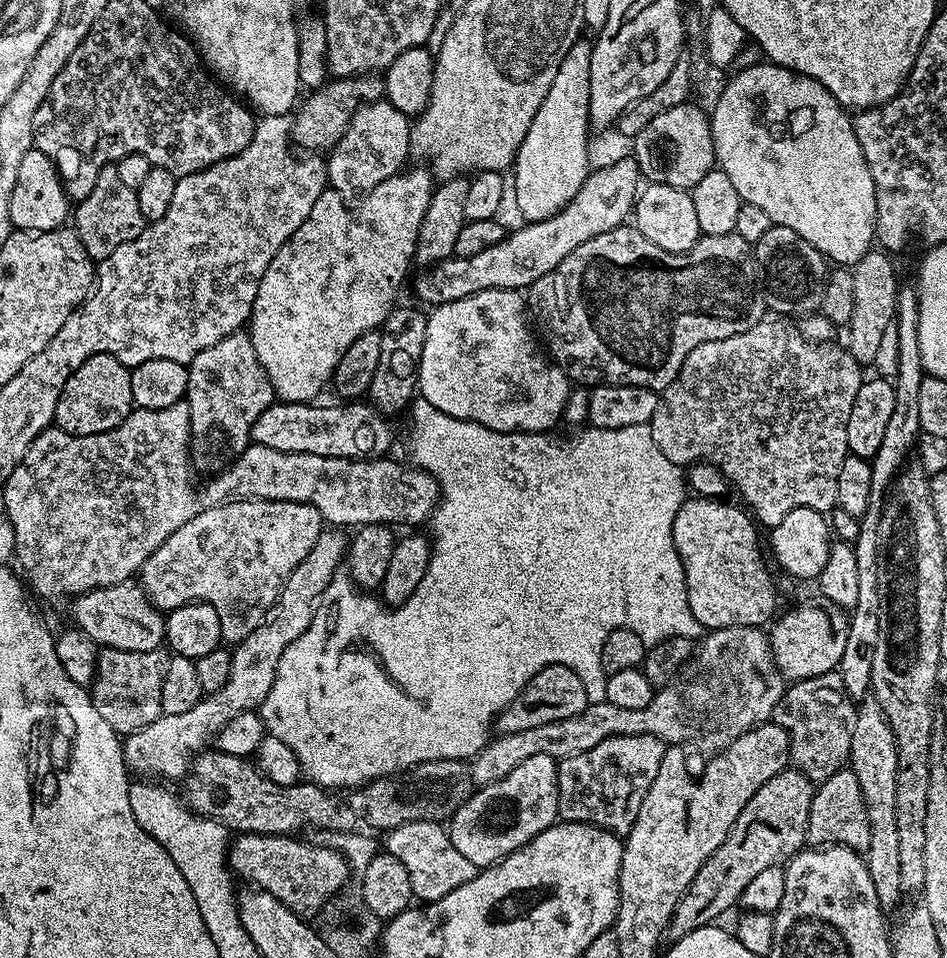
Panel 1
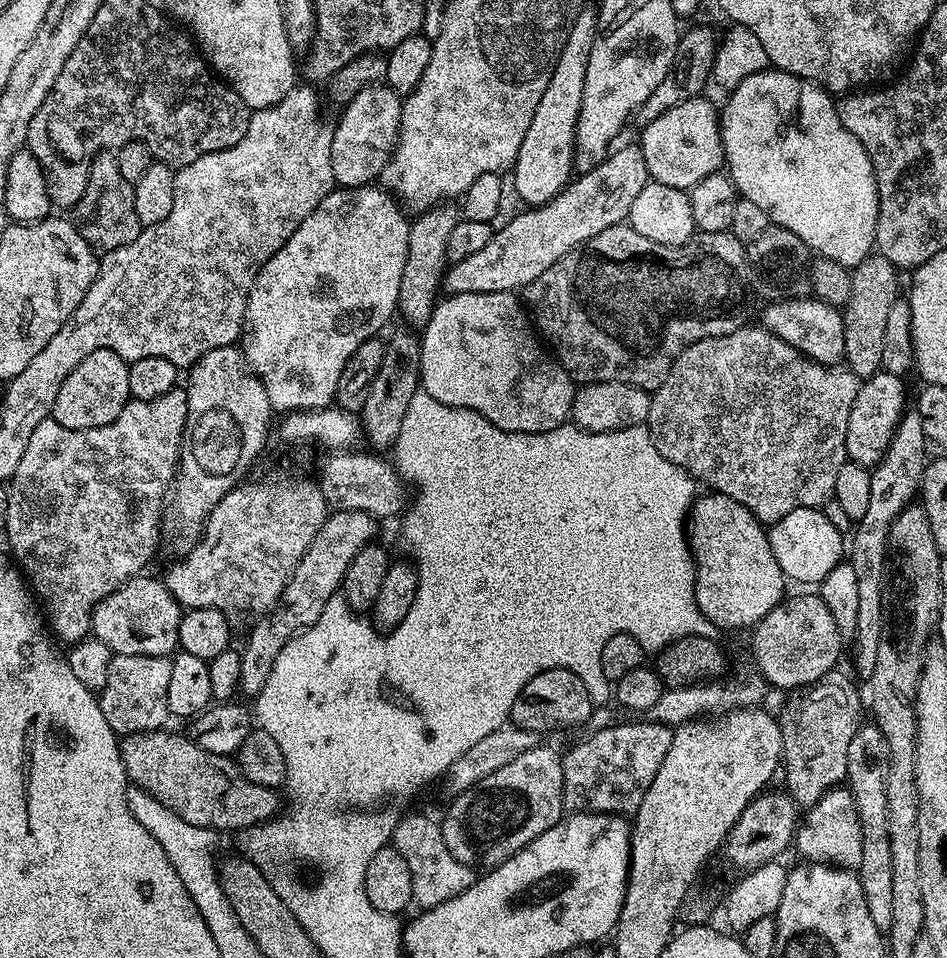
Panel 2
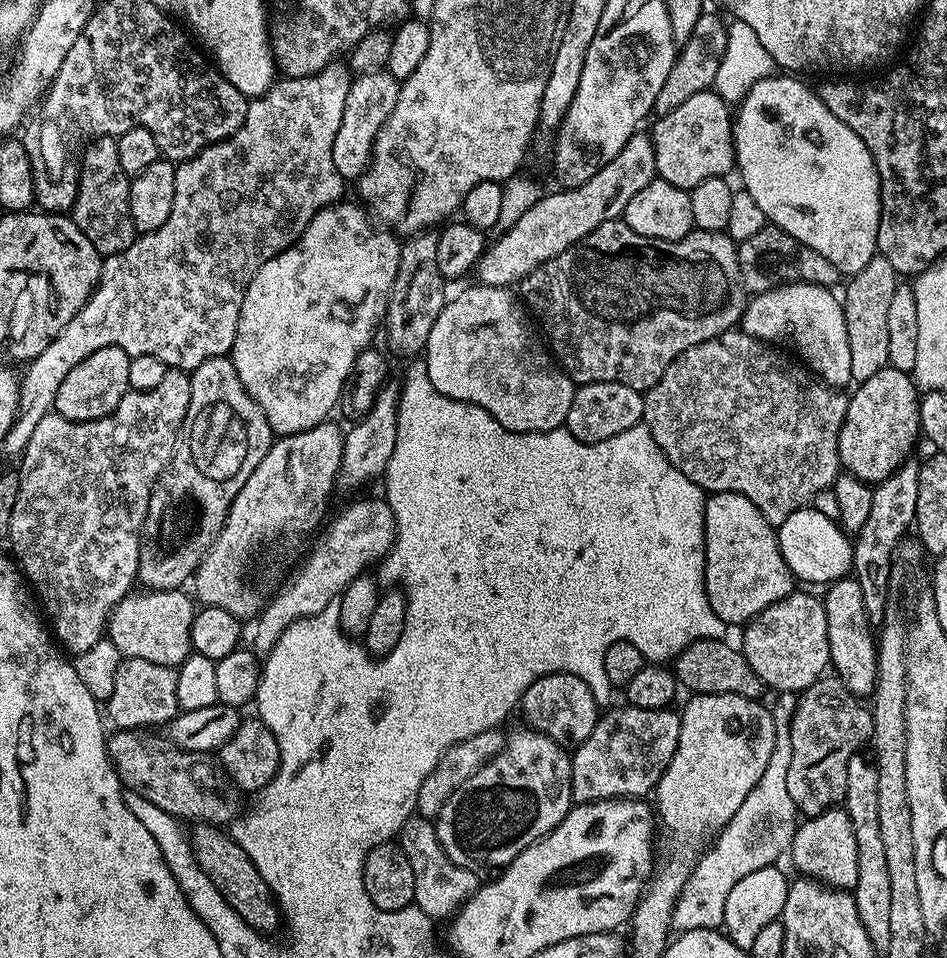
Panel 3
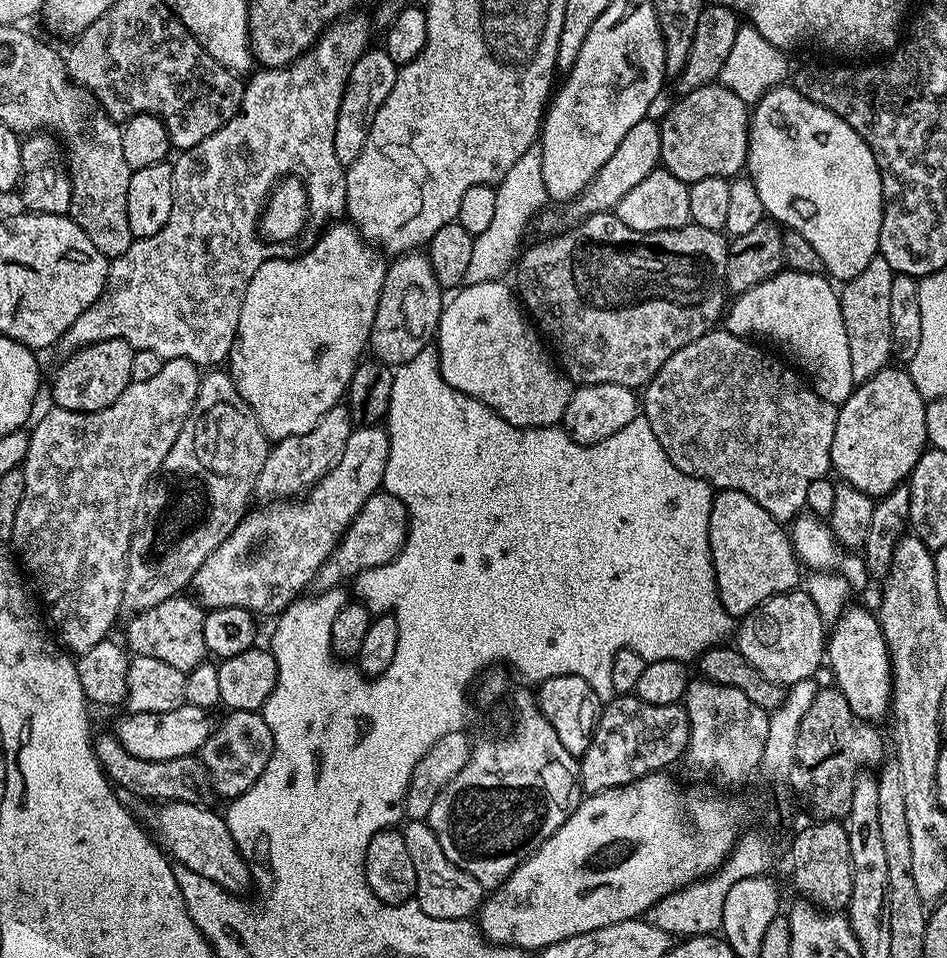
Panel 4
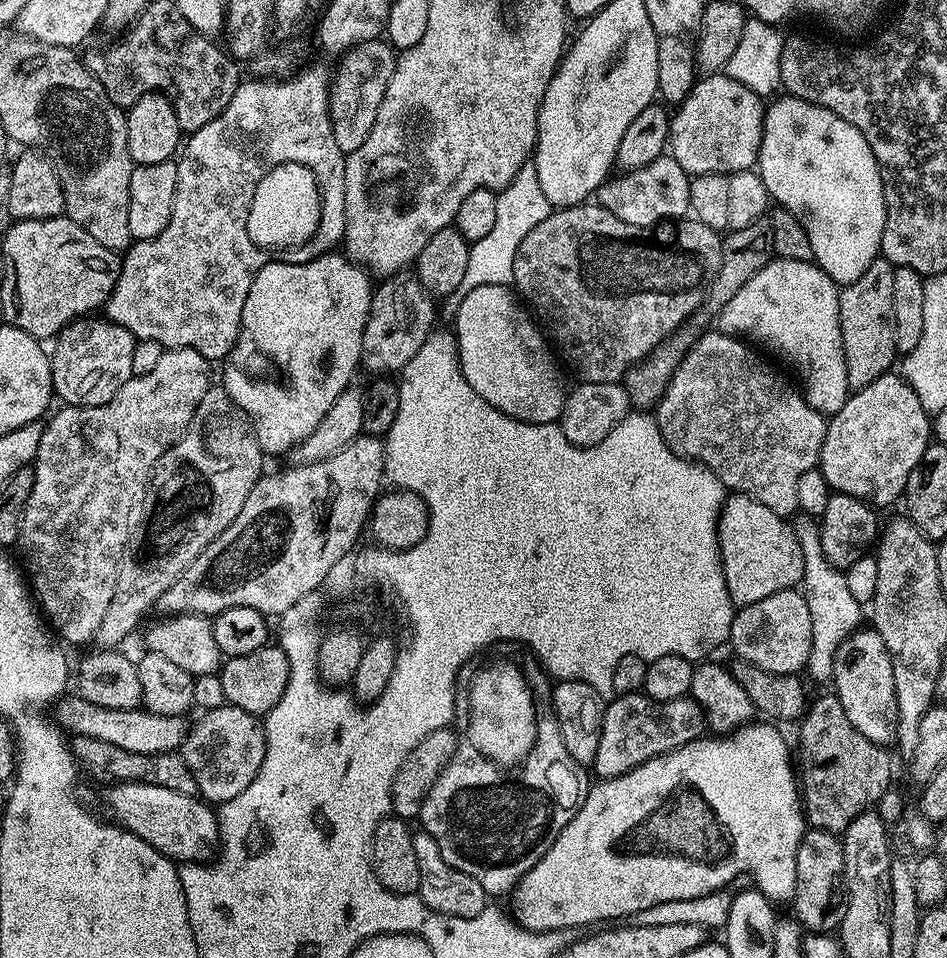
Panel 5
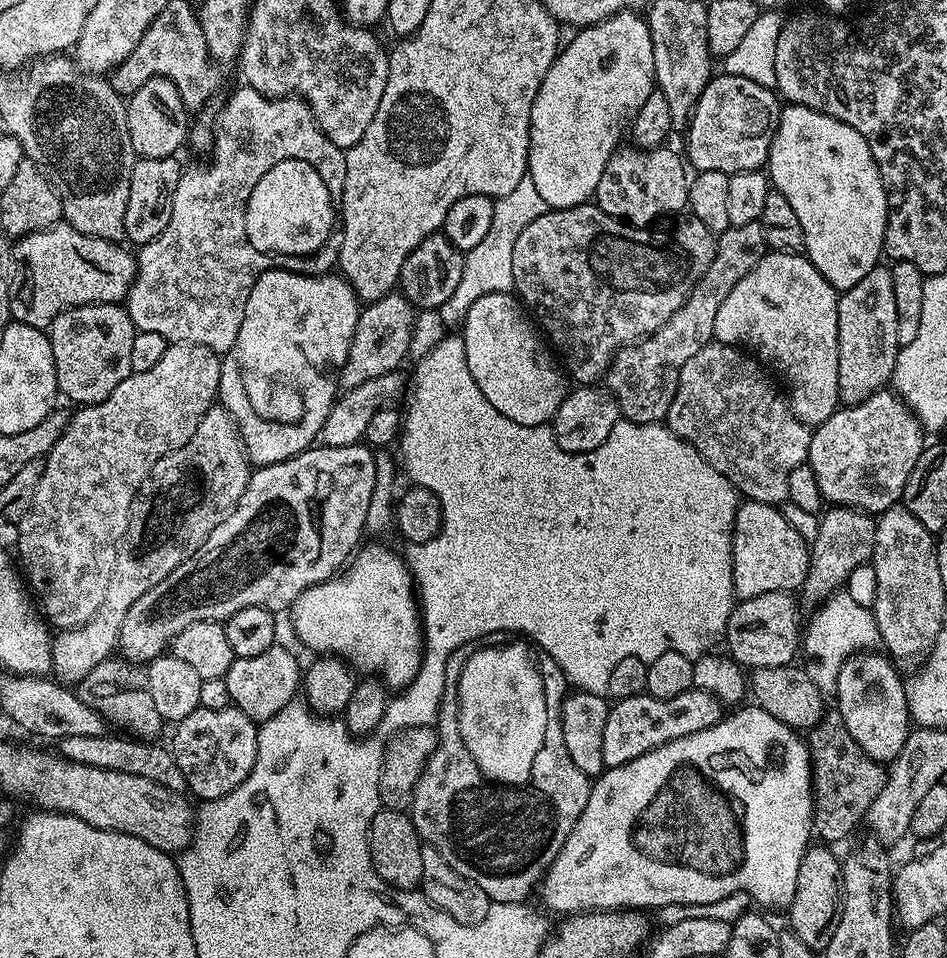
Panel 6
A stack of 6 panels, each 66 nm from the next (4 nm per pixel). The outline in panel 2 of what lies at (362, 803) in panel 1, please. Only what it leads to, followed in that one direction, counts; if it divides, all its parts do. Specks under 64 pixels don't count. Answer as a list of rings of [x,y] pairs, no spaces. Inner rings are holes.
[[[157,730],[154,732],[135,732],[129,736],[123,737],[119,741],[118,747],[122,766],[126,770],[129,781],[133,785],[140,787],[147,794],[153,795],[154,798],[169,807],[174,814],[178,814],[184,822],[191,826],[200,828],[210,828],[219,834],[225,832],[240,832],[253,828],[255,824],[264,824],[273,819],[281,811],[280,800],[277,789],[258,786],[250,782],[242,774],[240,765],[236,763],[231,756],[214,754],[210,750],[202,750],[195,739],[187,735],[175,736],[169,730]]]

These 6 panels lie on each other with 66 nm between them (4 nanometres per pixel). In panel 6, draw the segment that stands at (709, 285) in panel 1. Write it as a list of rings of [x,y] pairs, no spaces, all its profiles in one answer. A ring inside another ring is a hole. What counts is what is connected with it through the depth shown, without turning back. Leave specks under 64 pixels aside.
[[[592,202],[579,204],[573,208],[553,208],[546,210],[538,218],[534,218],[534,222],[530,222],[530,226],[526,226],[526,230],[522,230],[522,234],[518,234],[518,242],[514,242],[514,282],[512,286],[515,295],[527,305],[530,312],[530,307],[532,307],[531,315],[534,317],[535,323],[539,325],[543,335],[550,341],[551,347],[558,353],[567,375],[573,381],[576,379],[576,382],[581,385],[592,386],[599,381],[596,380],[599,376],[601,379],[607,373],[609,366],[612,365],[612,359],[616,357],[620,349],[628,344],[636,343],[637,340],[642,340],[646,336],[653,336],[688,301],[688,296],[692,293],[696,283],[710,270],[710,262],[714,262],[716,241],[717,237],[713,232],[706,230],[706,226],[702,226],[702,222],[698,222],[698,218],[694,218],[690,214],[664,218],[655,226],[648,227],[615,220],[613,216],[606,214]]]

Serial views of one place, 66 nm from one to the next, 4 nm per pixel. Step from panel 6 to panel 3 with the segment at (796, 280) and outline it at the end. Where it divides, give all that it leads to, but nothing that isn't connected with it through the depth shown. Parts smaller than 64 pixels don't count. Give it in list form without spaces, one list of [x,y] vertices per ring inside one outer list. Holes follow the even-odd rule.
[[[793,282],[774,290],[755,293],[744,307],[744,317],[741,318],[739,327],[759,340],[785,349],[793,348],[788,350],[803,361],[809,372],[833,390],[843,389],[843,384],[853,383],[850,374],[850,338],[846,338],[844,306],[841,297],[831,288]]]

